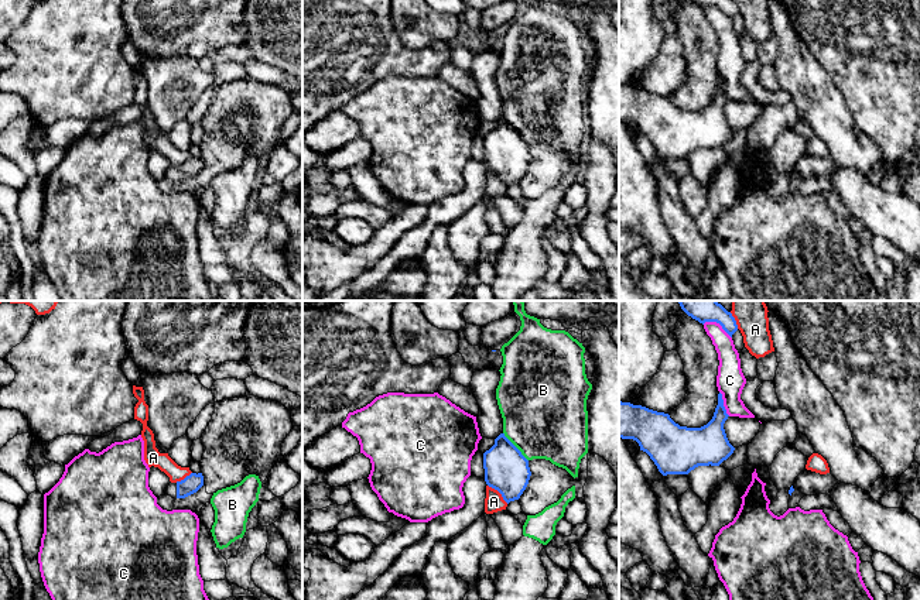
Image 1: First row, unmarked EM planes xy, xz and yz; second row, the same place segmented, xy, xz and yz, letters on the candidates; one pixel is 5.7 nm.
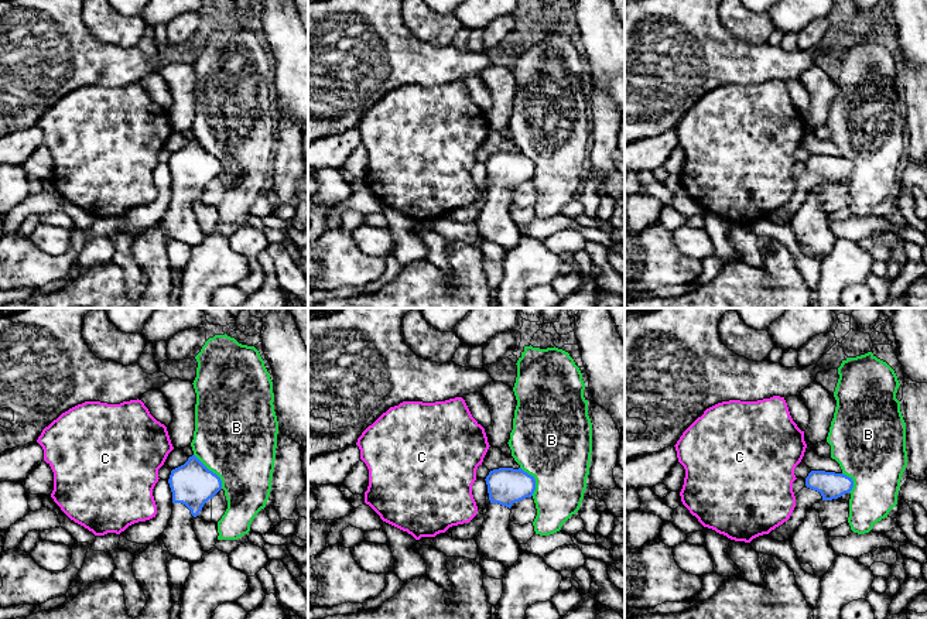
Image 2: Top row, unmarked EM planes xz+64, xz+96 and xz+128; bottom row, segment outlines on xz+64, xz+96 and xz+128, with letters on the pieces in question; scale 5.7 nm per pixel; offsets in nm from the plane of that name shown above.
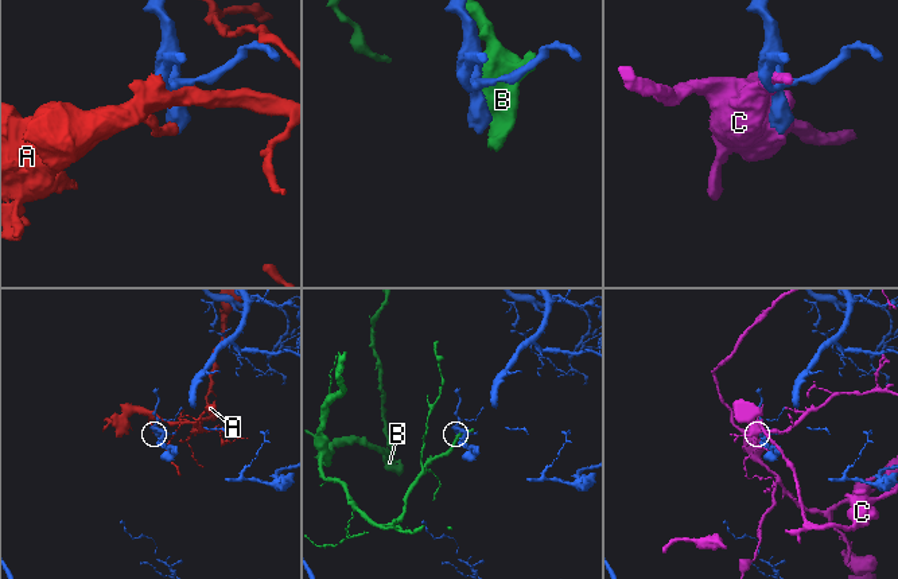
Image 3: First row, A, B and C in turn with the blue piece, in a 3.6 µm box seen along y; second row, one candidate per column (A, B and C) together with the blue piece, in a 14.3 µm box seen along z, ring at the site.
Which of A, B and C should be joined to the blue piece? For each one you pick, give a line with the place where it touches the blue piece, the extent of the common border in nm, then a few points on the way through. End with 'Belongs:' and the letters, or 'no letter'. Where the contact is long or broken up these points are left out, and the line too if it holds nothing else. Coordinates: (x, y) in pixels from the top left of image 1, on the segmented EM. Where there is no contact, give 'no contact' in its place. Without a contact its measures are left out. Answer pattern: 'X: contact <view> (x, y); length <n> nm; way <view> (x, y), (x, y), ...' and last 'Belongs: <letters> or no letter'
Belongs: no letter

